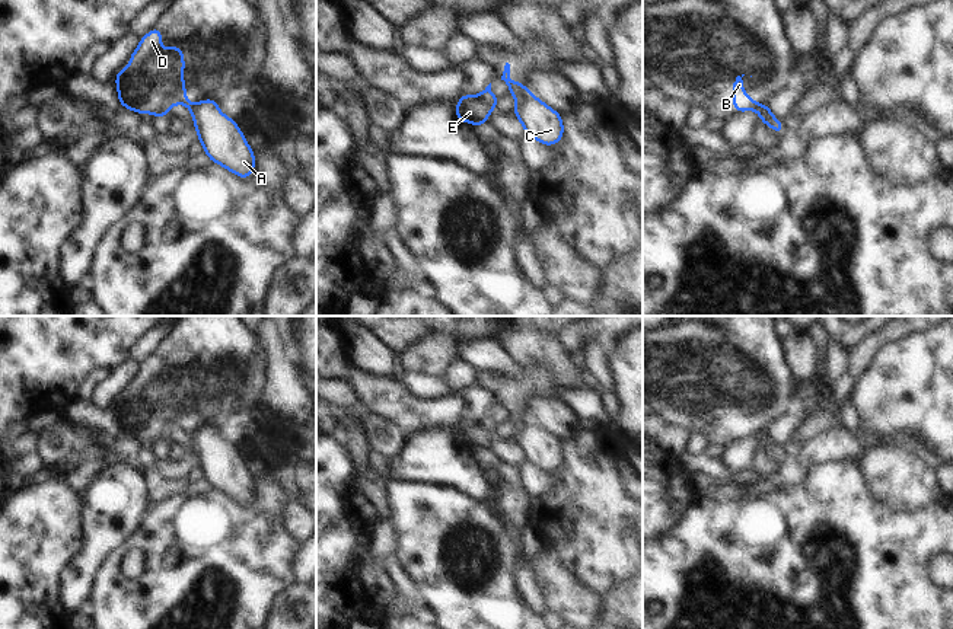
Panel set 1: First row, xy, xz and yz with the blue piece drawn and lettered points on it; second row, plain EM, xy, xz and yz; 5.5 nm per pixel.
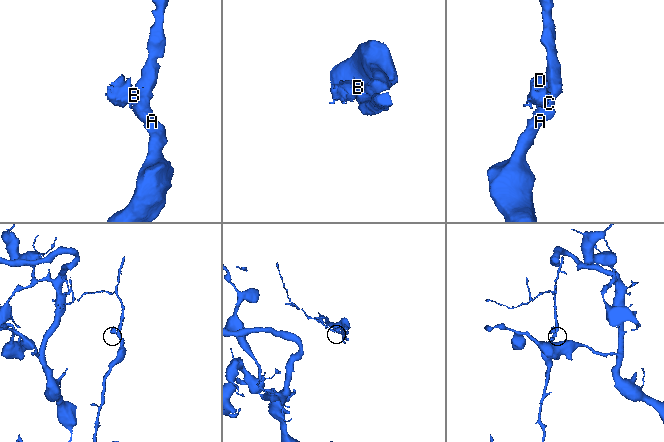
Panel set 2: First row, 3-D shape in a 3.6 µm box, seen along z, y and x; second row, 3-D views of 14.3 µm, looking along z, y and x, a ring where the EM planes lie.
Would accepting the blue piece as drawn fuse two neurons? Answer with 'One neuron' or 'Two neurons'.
Two neurons.

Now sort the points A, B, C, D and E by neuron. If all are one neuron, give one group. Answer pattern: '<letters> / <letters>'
A C / B D E

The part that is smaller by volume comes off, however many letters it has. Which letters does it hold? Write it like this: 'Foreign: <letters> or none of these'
Foreign: B, D, E

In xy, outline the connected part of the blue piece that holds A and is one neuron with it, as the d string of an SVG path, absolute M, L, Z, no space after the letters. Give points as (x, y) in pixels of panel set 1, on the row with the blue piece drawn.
M203 99L189 112L197 137L211 163L217 163L233 175L248 179L255 170L255 154L245 141L245 134L235 119L217 108L219 99Z

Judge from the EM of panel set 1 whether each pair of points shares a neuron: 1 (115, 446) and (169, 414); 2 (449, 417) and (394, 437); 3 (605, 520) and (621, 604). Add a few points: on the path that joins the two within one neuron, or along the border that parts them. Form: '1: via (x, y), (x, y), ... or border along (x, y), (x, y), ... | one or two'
1: border along (140, 440), (123, 436), (110, 440), (104, 446) | two
2: border along (373, 414), (389, 420), (405, 434) | two
3: border along (627, 578), (601, 596) | two

